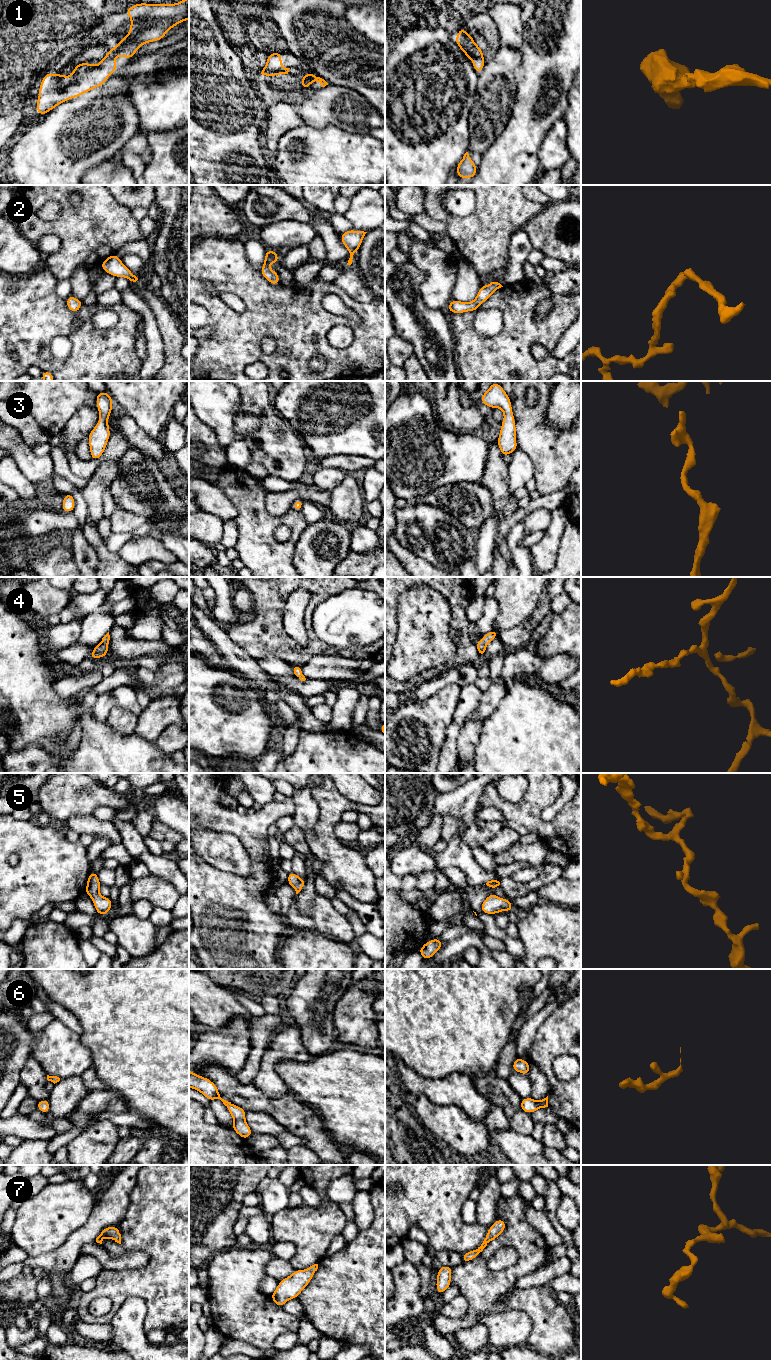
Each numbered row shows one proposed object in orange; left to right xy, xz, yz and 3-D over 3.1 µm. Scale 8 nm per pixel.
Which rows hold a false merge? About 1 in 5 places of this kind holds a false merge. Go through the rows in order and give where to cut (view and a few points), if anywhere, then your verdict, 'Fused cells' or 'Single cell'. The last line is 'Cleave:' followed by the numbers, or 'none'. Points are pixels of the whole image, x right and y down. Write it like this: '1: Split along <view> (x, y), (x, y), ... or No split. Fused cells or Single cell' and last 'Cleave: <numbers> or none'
1: No split. Single cell
2: No split. Single cell
3: No split. Single cell
4: No split. Single cell
5: No split. Single cell
6: No split. Single cell
7: No split. Single cell
Cleave: none

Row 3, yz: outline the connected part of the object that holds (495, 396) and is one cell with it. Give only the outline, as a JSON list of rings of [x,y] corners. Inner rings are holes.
[[[493,381],[490,388],[481,396],[480,401],[489,408],[500,408],[504,414],[501,430],[497,444],[501,450],[502,457],[513,454],[518,449],[516,442],[516,425],[512,412],[512,405],[508,394],[500,384]]]

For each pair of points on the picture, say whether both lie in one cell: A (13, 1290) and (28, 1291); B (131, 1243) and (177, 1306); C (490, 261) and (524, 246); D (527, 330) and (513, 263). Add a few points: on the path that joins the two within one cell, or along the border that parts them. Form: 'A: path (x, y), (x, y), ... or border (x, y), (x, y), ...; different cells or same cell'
A: path (17, 1291), (24, 1291); same cell
B: path (150, 1249), (177, 1276), (177, 1287); same cell
C: border (517, 231), (511, 238), (508, 260), (505, 266); different cells
D: border (525, 279), (503, 286); different cells

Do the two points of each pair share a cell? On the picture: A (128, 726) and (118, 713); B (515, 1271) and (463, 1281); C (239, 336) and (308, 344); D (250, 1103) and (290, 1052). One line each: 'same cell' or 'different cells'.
A: same cell
B: same cell
C: same cell
D: different cells

